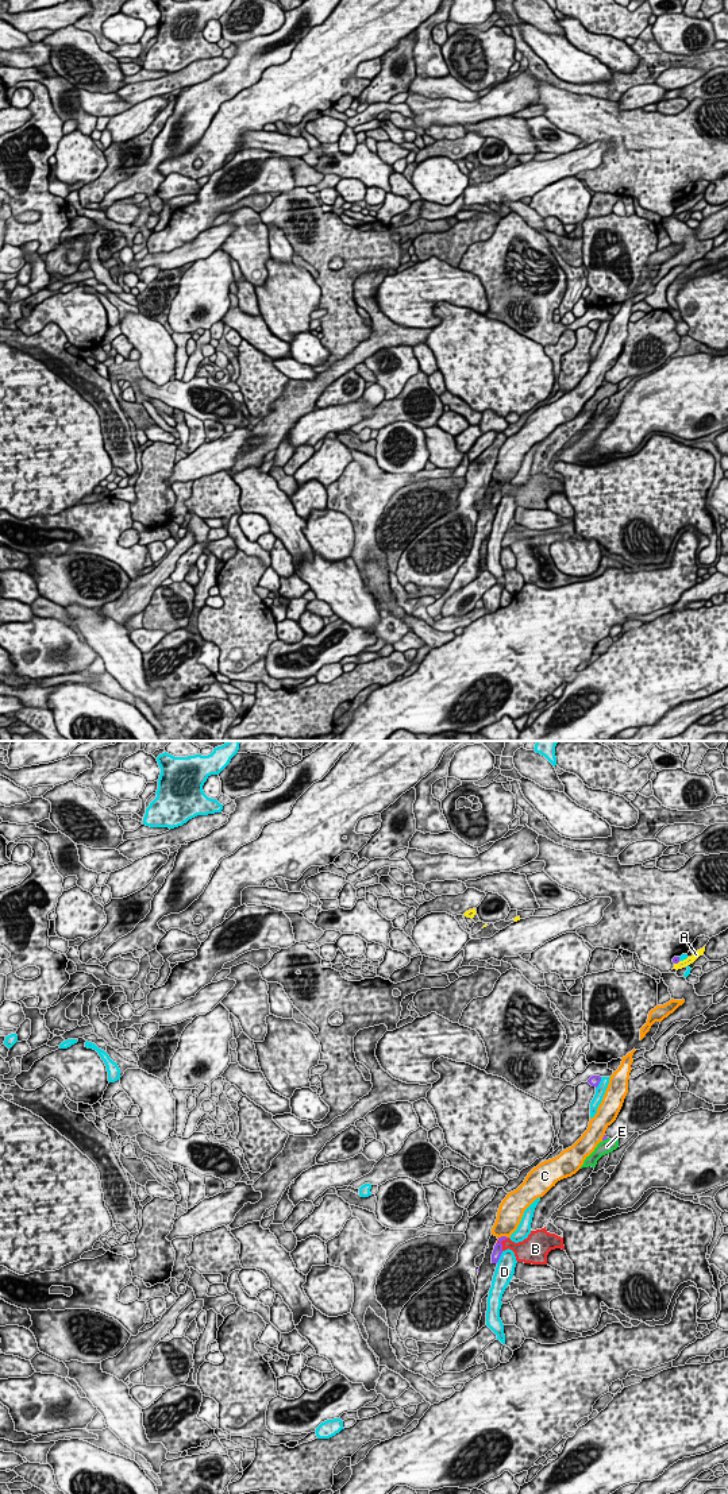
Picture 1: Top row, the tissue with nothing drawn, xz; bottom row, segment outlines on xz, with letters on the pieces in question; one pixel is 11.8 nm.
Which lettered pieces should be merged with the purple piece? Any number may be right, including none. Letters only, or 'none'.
none

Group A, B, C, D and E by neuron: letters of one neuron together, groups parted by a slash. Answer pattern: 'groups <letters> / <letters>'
groups A / B E / C / D

